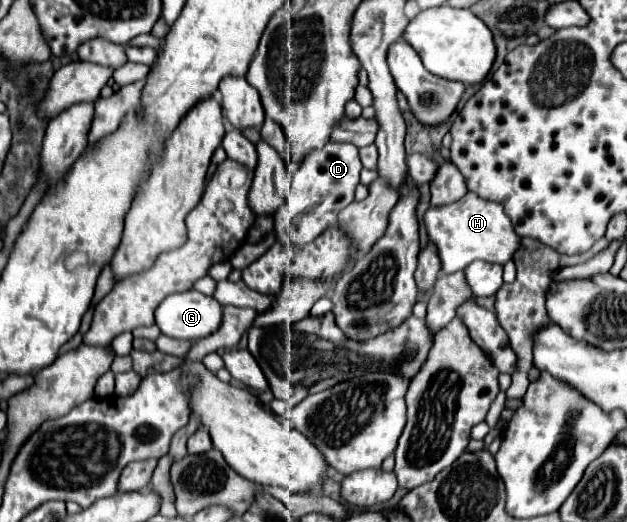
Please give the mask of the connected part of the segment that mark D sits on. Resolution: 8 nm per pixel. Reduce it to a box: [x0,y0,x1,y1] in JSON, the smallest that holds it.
[275,142,359,248]

